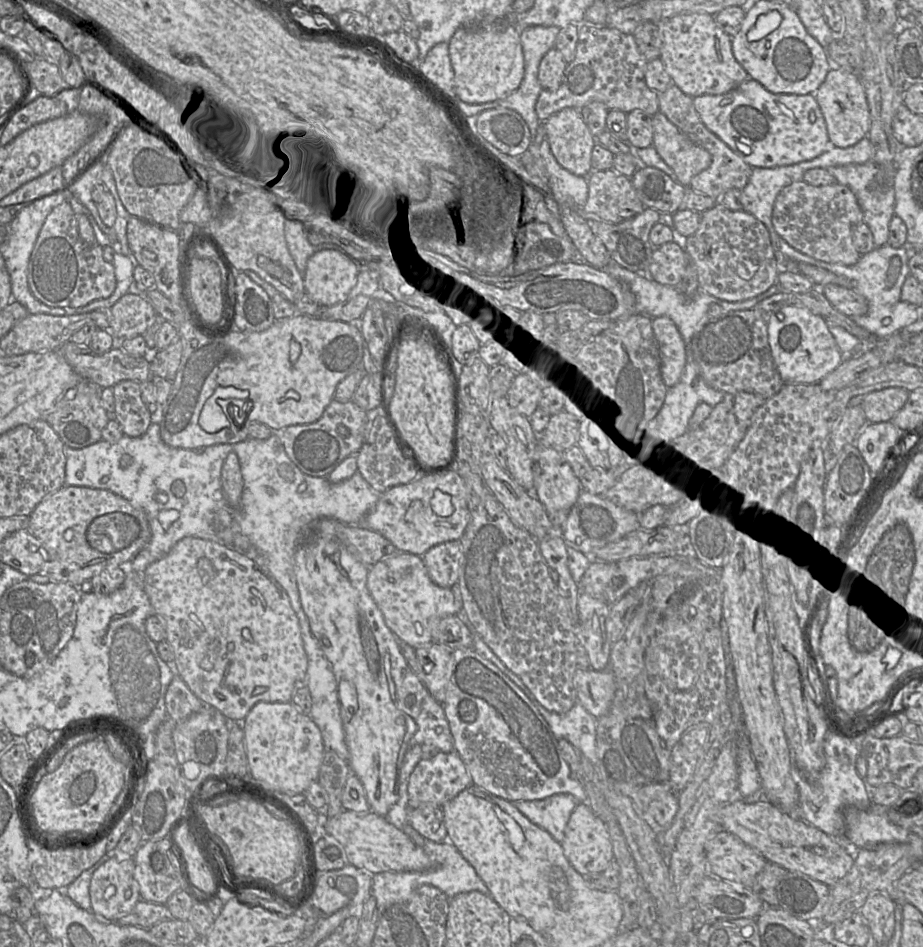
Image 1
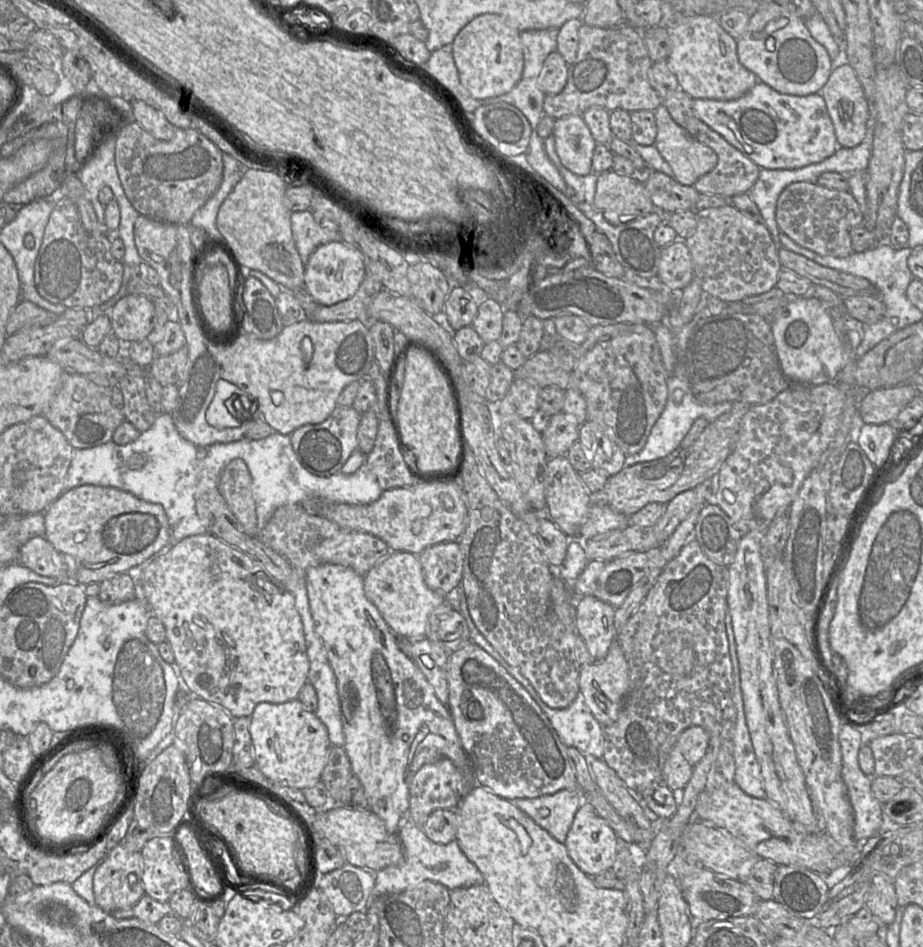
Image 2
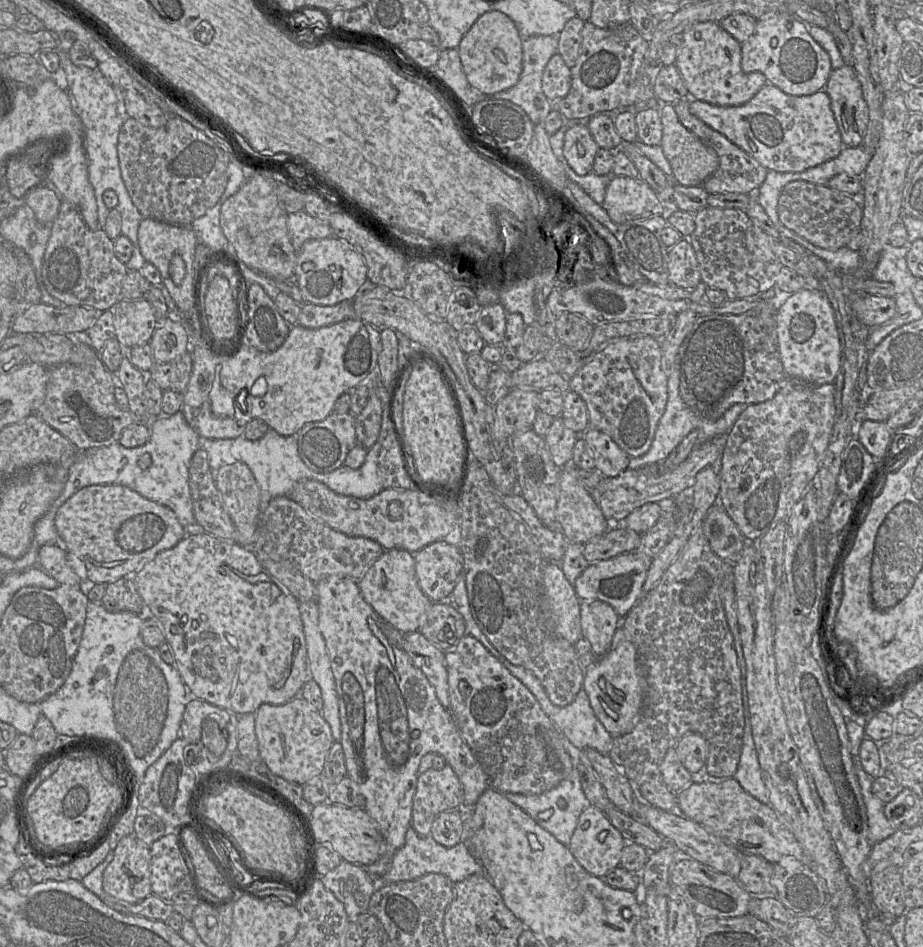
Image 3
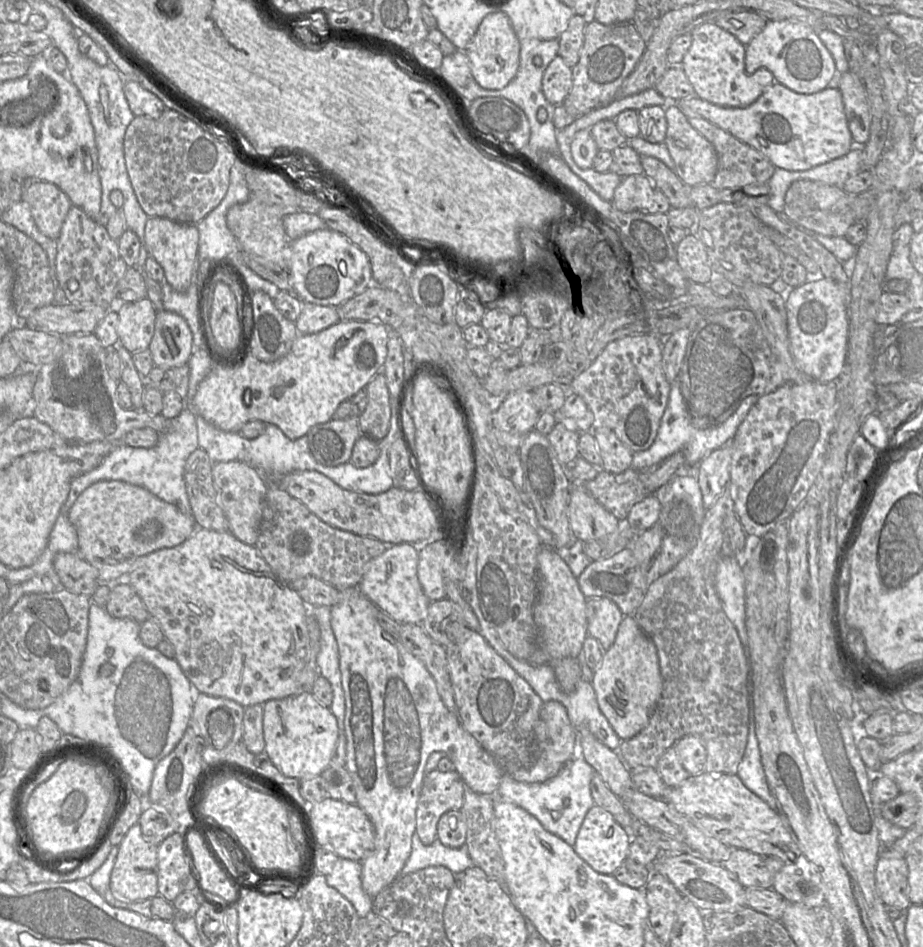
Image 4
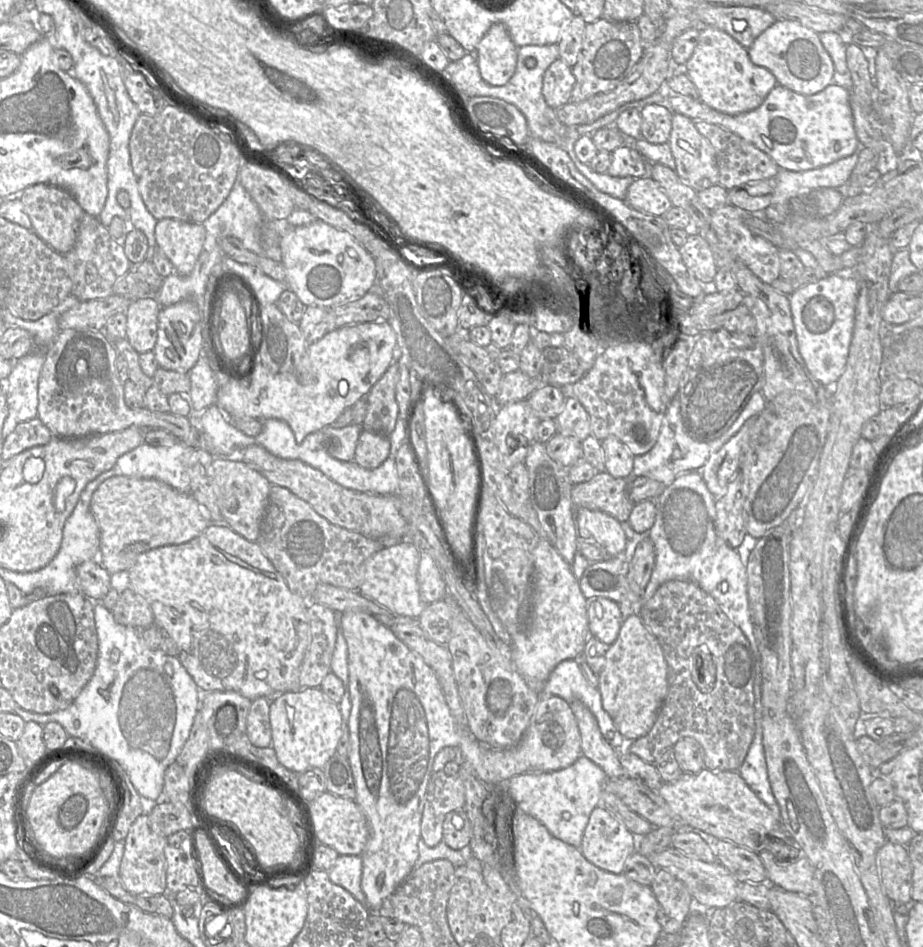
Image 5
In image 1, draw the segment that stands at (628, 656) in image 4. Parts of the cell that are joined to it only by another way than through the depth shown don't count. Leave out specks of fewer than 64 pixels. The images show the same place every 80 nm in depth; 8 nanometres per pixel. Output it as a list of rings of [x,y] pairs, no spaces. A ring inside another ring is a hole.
[[[578,668],[574,675],[574,686],[577,701],[594,718],[598,719],[608,712],[616,690],[615,678],[610,668],[603,671]]]

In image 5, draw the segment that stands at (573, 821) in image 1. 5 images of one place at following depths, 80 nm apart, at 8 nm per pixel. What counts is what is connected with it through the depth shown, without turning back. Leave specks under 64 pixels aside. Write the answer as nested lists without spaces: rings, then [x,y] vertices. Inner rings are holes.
[[[598,805],[591,812],[579,850],[596,867],[622,874],[625,862],[636,852],[637,842],[621,821]]]

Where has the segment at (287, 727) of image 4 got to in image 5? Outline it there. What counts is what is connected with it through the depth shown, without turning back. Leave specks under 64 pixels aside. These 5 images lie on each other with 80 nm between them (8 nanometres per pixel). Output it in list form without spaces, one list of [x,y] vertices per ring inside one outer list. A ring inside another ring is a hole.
[[[320,687],[288,691],[277,697],[266,698],[270,700],[271,747],[275,750],[278,761],[297,773],[323,768],[336,753],[343,734],[338,704],[332,702]]]

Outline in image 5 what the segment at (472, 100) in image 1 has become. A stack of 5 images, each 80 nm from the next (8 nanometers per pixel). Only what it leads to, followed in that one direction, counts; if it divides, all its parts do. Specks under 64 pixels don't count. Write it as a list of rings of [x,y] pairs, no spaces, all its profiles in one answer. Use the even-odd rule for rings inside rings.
[[[493,24],[474,52],[482,79],[492,86],[503,86],[513,76],[517,49],[505,26]]]

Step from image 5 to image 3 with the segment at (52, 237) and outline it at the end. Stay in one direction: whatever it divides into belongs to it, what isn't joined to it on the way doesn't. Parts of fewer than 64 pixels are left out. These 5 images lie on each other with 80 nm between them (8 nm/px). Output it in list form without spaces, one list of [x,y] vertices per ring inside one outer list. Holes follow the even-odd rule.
[[[45,183],[30,189],[24,197],[24,203],[32,209],[36,219],[51,226],[58,215],[61,202],[58,192]]]

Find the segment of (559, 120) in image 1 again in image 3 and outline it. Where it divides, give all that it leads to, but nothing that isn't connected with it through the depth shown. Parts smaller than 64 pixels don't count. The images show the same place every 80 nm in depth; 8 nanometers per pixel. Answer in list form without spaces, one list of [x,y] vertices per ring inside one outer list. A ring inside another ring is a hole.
[[[586,122],[576,123],[565,133],[563,155],[573,171],[580,176],[592,171],[593,161],[599,148]]]

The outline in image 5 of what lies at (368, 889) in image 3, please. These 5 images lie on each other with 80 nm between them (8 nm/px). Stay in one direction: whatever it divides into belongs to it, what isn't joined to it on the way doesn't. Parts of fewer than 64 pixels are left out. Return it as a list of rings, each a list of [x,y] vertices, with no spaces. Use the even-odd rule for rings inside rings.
[[[339,855],[328,875],[336,885],[343,887],[366,906],[366,897],[361,888],[363,862],[359,855]]]

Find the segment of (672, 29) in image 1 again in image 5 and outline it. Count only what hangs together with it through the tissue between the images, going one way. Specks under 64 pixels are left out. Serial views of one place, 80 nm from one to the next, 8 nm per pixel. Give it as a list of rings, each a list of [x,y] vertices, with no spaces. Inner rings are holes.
[[[711,26],[701,27],[695,50],[683,70],[696,86],[703,103],[729,115],[758,108],[778,85],[768,69],[752,63],[745,47],[726,32]]]

